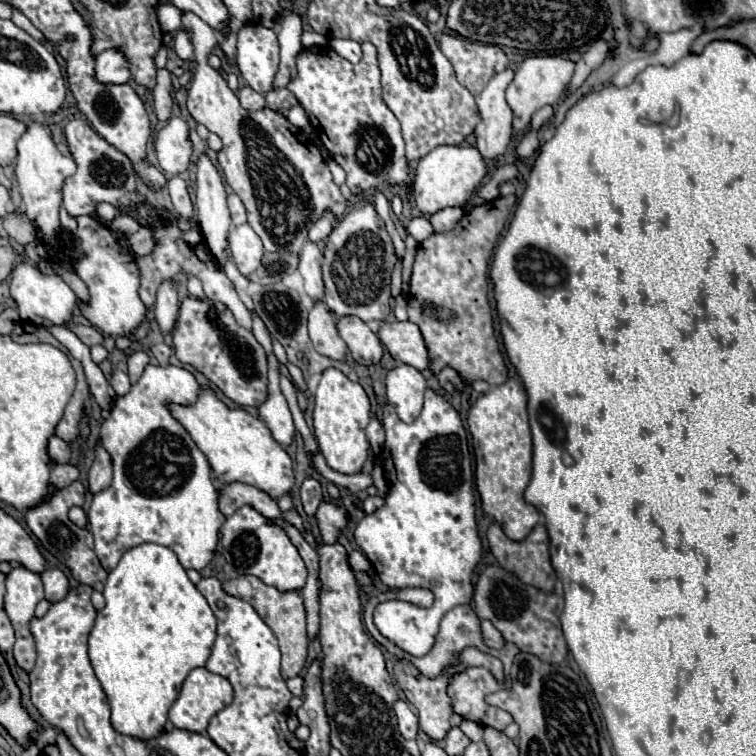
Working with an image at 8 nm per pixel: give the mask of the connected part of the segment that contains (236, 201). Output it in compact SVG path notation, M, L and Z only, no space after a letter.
M229 194L227 196L227 204L229 204L229 210L231 210L231 220L233 224L243 224L247 222L247 216L245 216L245 206L241 202L241 198L237 194Z

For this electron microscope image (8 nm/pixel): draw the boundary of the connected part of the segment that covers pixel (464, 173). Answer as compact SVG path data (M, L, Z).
M437 146L427 156L423 156L415 168L415 178L411 184L415 206L423 214L435 214L447 206L461 206L469 210L469 198L485 176L485 162L477 148L473 146Z

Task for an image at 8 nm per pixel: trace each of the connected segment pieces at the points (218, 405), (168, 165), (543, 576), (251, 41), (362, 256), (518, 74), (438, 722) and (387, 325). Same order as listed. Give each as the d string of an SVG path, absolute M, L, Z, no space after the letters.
M209 388L201 392L195 406L171 406L171 410L207 456L219 482L245 482L263 490L275 500L283 494L291 494L295 486L293 462L287 450L273 438L271 430L263 420L247 414L241 408L227 408Z
M177 116L169 118L167 124L157 132L155 152L165 174L173 176L187 170L191 158L191 142L187 132L187 124Z
M493 522L493 524L489 526L487 540L489 540L489 548L491 548L493 556L497 558L499 566L501 566L505 572L515 574L523 584L535 586L535 588L539 588L539 590L543 590L543 592L553 592L553 590L555 590L555 580L557 580L557 576L555 576L555 570L553 570L551 560L549 560L549 536L547 536L547 532L545 532L545 536L543 536L541 530L543 530L543 528L539 526L539 528L535 528L523 542L511 542L511 540L503 534L501 526Z
M247 22L237 40L237 66L245 82L259 94L271 92L277 64L279 42L275 30L259 22Z
M371 202L349 210L333 228L325 244L323 282L325 304L337 316L359 316L363 322L385 320L391 312L391 272L399 262L385 222Z
M531 56L525 58L515 70L515 78L507 88L507 104L513 110L513 130L525 132L529 128L531 116L545 104L555 104L573 76L575 64L559 56Z
M399 660L395 664L395 680L399 684L399 688L405 692L409 704L415 706L417 716L419 716L419 728L435 742L441 742L447 732L455 726L461 724L463 718L459 718L457 714L453 714L451 710L451 700L447 698L447 684L445 678L425 678L423 674L419 674L419 670L415 670L415 666L407 660Z
M409 320L407 322L381 322L377 336L395 360L415 366L417 370L429 368L423 336L413 322Z

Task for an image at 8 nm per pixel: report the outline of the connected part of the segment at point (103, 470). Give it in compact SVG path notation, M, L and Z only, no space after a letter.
M101 442L95 446L95 460L89 468L89 490L95 494L111 484L111 456Z

